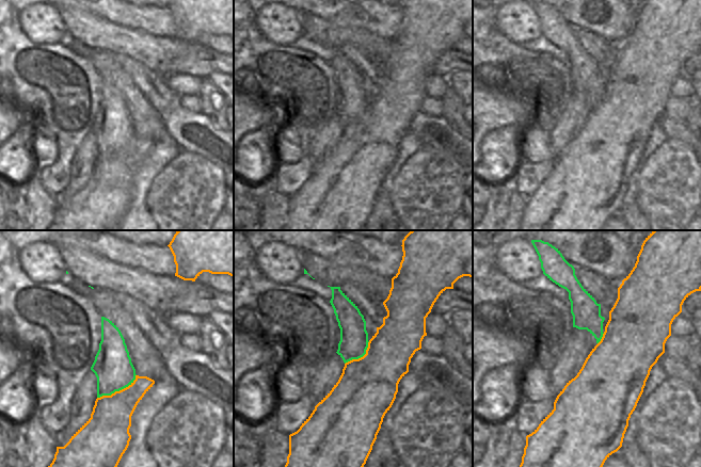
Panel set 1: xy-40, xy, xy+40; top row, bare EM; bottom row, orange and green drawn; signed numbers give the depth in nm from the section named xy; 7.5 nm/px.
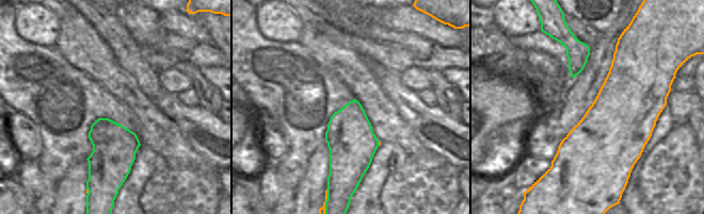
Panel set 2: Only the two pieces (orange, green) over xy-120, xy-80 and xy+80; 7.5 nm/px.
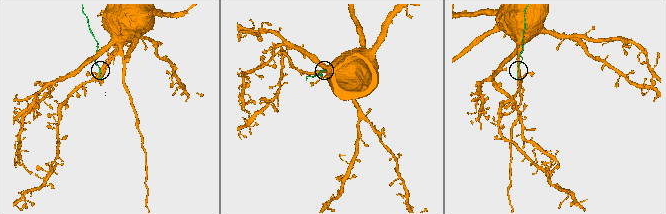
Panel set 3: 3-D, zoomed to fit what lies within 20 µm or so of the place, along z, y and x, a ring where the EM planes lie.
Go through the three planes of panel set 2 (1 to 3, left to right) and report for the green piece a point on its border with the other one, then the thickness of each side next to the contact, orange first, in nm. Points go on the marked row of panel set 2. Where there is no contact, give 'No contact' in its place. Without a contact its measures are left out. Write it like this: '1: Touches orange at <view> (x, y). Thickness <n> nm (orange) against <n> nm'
1: Touches orange at xy-120 (88, 192). Thickness 20 nm (orange) against 320 nm
2: Touches orange at xy-80 (325, 200). Thickness 50 nm (orange) against 240 nm
3: No contact.

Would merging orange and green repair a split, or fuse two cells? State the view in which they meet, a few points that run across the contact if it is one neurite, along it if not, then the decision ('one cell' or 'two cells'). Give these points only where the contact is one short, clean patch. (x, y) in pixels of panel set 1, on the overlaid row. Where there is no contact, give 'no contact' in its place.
meets orange in xy-40; two cells

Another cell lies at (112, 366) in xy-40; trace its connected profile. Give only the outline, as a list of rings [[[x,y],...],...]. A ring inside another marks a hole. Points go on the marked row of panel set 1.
[[[101,317],[101,341],[91,370],[97,377],[97,398],[111,396],[133,383],[136,369],[118,327]]]

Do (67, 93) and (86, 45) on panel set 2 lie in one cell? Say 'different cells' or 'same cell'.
different cells

